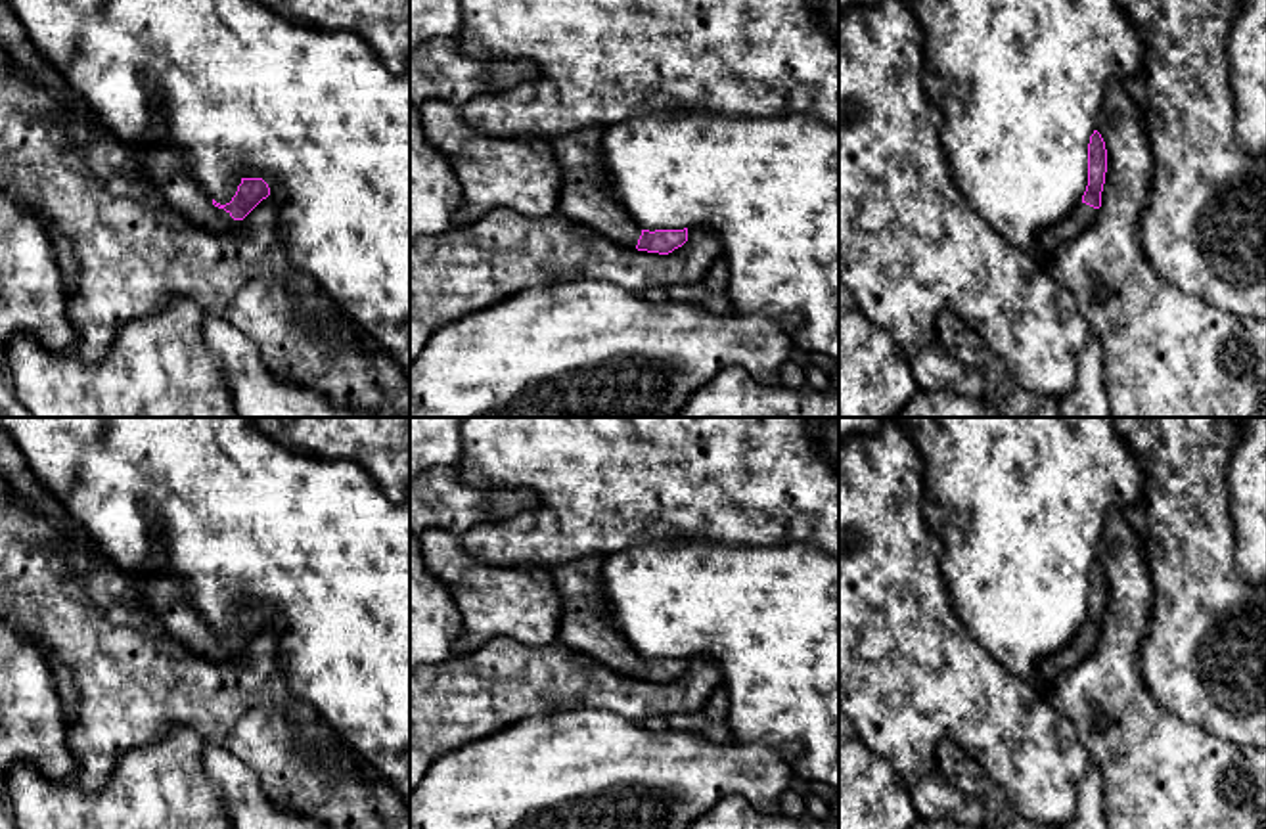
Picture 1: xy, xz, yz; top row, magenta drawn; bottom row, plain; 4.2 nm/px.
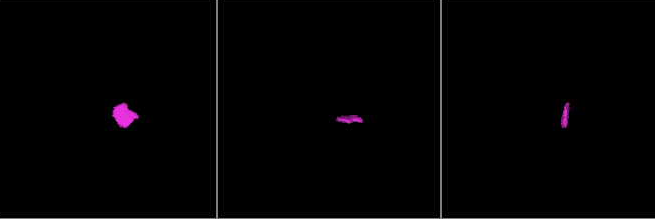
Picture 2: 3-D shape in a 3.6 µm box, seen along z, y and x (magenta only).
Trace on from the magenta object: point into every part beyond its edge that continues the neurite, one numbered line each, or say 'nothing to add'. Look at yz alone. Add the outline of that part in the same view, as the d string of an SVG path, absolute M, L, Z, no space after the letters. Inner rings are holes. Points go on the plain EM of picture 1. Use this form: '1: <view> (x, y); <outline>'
1: yz (1083, 644); M1080 628L1067 649L1038 662L1034 685L1044 689L1044 685L1051 682L1059 672L1078 664L1096 647L1096 643L1097 638L1086 634Z

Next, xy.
1: xy (167, 598); M144 576L138 582L140 599L159 618L170 638L190 653L207 661L230 659L236 649L192 607L184 580L172 576Z

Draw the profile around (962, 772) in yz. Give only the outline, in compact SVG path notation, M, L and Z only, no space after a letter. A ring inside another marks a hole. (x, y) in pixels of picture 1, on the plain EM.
M954 741L938 745L937 762L954 789L979 802L984 829L1055 829L1021 816L1007 793Z

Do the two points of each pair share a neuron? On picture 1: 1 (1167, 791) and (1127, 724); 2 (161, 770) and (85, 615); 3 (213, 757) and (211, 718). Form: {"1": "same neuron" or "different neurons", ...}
{"1": "same neuron", "2": "different neurons", "3": "different neurons"}

